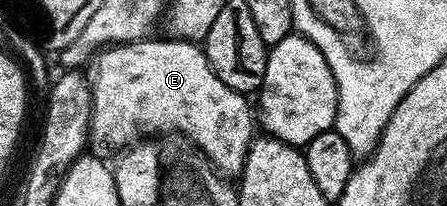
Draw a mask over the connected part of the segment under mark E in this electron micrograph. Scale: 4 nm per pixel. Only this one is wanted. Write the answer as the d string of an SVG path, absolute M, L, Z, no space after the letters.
M157 38L110 45L92 56L87 70L91 92L88 150L108 160L138 138L137 123L146 123L153 130L150 132L162 136L176 133L188 139L222 175L240 176L255 138L255 115L249 112L248 98L219 81L196 42Z

